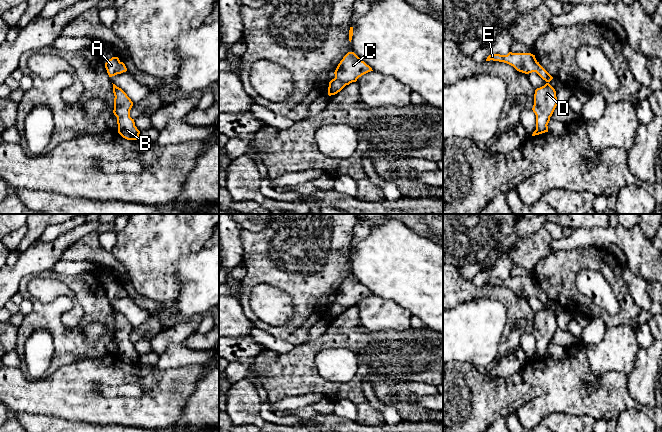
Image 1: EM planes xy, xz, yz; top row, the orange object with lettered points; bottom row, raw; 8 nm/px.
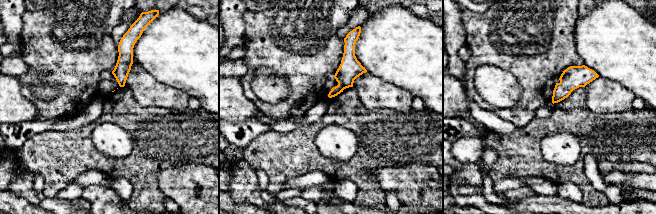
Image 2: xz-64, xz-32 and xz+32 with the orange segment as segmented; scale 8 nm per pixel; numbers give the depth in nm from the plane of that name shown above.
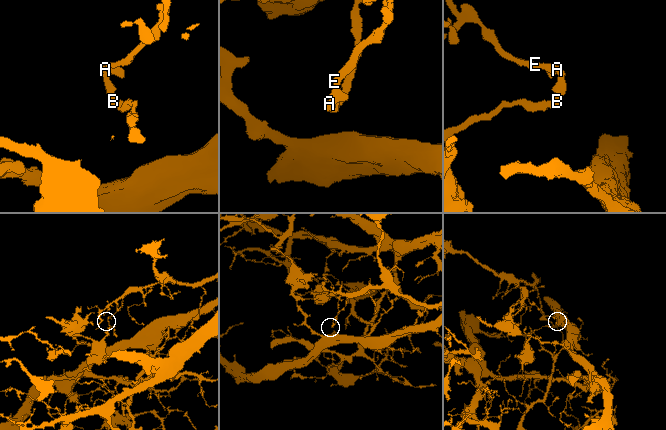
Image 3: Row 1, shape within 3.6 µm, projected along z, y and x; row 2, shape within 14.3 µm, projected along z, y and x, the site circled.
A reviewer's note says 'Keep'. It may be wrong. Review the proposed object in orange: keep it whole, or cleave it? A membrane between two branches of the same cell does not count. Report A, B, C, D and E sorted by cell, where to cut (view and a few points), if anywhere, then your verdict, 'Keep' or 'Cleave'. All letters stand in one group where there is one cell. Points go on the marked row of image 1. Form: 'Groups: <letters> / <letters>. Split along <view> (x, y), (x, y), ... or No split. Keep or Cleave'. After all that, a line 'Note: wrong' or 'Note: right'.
Groups: A B C D E. No split. Keep
Note: right

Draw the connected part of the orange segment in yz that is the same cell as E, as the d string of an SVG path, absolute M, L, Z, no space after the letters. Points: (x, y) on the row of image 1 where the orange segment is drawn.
M531 53L491 54L486 61L499 61L513 66L517 71L529 74L536 72L547 83L535 90L533 112L536 115L536 130L532 136L548 132L548 123L557 103L556 91L549 84L553 77L539 64Z

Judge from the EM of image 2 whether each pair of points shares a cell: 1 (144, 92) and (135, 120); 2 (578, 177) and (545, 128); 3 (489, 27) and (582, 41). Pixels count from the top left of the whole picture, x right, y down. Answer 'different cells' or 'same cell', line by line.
1: different cells
2: same cell
3: different cells

